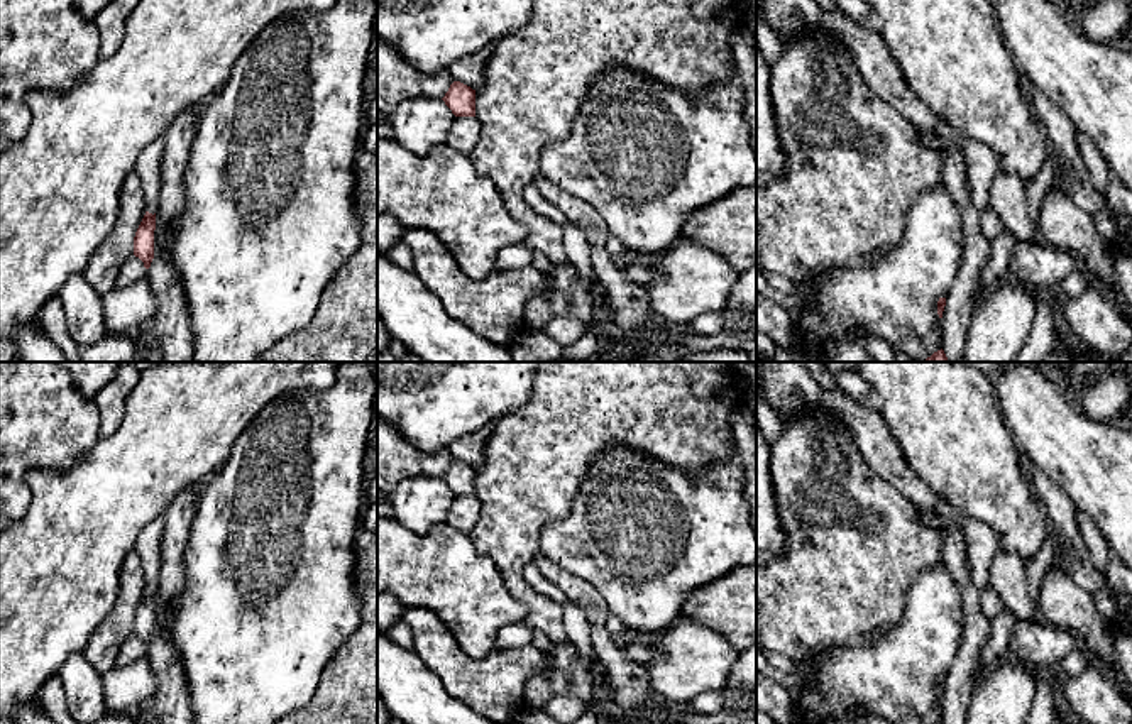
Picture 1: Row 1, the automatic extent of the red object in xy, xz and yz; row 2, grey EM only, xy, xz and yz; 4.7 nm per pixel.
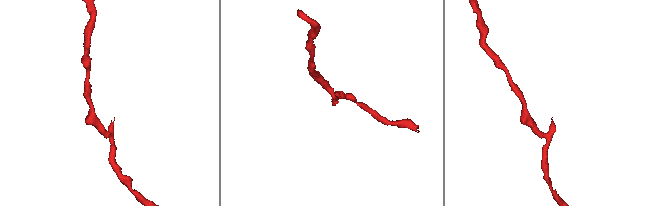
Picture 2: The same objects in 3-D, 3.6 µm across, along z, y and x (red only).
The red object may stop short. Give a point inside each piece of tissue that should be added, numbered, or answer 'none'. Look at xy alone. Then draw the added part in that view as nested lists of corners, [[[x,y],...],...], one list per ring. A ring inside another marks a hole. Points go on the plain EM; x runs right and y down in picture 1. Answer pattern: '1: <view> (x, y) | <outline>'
1: xy (148, 547) | [[[157,518],[151,521],[139,535],[135,553],[140,557],[146,585],[149,592],[157,592],[161,567],[161,541],[164,535],[164,521]]]

